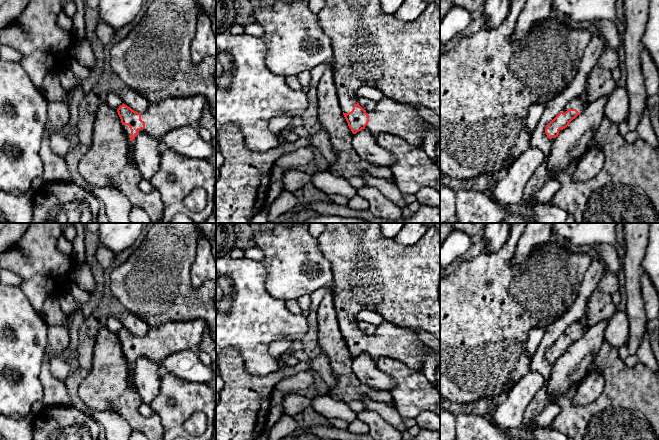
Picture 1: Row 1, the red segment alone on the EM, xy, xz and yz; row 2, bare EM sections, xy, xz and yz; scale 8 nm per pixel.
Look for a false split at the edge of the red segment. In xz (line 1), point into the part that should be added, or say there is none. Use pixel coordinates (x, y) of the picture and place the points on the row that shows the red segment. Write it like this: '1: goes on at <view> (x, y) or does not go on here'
1: goes on at xz (371, 48)

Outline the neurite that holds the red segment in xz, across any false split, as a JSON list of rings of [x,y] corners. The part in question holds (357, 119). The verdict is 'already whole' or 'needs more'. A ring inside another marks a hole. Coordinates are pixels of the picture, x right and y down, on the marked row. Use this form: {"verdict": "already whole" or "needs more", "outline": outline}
{"verdict": "needs more", "outline": [[[325,0],[325,7],[317,13],[318,24],[329,36],[332,43],[331,65],[333,67],[334,82],[340,108],[353,134],[367,129],[375,136],[380,133],[389,133],[401,137],[414,146],[422,147],[426,137],[426,124],[418,112],[418,107],[423,106],[434,111],[440,117],[440,0],[429,3],[425,11],[414,21],[401,21],[394,15],[385,13],[380,5],[380,0]],[[369,86],[378,89],[383,98],[377,102],[373,110],[364,110],[358,103],[356,92],[360,87]]]}

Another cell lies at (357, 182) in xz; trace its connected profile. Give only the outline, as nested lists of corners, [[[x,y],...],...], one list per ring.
[[[350,177],[346,179],[354,189],[360,189],[362,186],[365,186],[365,181],[362,177]]]

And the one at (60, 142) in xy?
[[[68,124],[54,132],[49,137],[49,144],[53,153],[64,158],[76,146],[70,140],[72,134],[76,134],[76,129]]]

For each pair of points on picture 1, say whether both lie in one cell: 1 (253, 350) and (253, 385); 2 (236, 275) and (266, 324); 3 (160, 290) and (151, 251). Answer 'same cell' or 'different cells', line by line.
1: different cells
2: same cell
3: same cell

